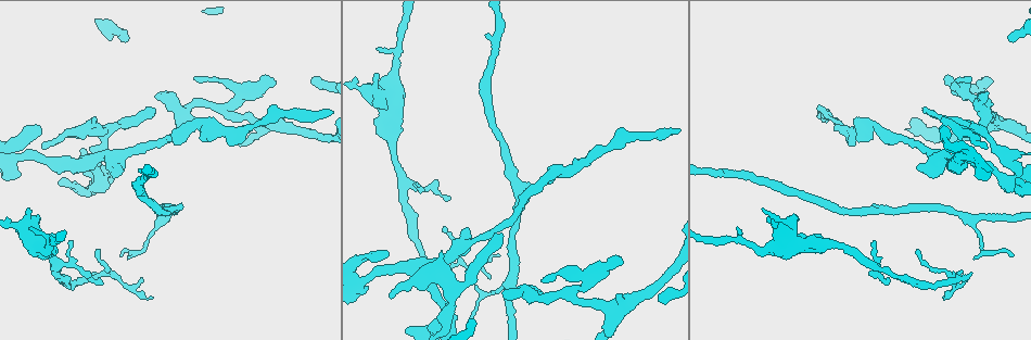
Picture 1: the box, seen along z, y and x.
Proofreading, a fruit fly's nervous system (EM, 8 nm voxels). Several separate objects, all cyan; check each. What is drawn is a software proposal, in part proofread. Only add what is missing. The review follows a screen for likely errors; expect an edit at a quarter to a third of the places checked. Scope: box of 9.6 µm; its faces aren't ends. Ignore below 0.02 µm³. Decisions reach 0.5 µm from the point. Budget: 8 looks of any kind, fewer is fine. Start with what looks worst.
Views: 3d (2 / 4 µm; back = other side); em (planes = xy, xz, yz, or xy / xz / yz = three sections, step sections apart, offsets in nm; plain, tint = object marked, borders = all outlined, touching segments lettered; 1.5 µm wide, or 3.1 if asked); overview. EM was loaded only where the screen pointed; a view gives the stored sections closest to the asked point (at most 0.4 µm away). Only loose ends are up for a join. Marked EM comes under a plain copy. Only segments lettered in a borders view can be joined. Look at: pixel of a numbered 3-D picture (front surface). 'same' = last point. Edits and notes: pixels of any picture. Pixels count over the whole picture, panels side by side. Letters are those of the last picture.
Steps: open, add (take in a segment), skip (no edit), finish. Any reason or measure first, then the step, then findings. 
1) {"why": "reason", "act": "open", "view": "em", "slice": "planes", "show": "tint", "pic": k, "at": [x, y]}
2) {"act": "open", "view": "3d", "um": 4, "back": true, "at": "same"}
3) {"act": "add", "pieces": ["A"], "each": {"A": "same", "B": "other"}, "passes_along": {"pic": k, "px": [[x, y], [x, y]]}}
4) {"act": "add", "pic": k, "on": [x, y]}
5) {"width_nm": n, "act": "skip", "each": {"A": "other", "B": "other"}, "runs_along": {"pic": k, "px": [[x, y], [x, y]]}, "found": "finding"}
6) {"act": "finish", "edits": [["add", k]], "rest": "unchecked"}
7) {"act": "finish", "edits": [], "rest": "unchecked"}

{"why": "an open end", "act": "open", "view": "em", "slice": "xz", "step": 4, "show": "borders", "pic": 1, "at": [473, 324]}

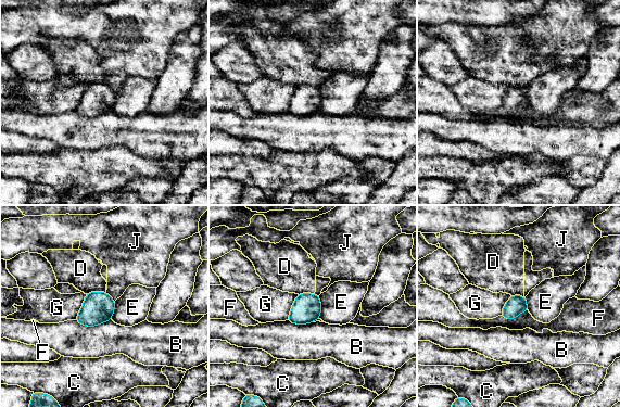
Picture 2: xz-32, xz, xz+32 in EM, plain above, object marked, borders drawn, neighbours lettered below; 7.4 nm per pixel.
{"why": "another direction", "act": "open", "view": "em", "slice": "planes", "show": "borders", "at": "same"}

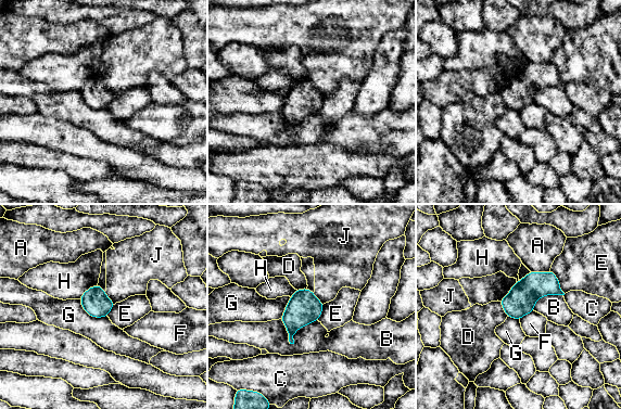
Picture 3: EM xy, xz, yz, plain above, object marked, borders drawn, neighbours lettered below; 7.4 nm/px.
{"act": "skip", "each": {"A": "other", "B": "other", "C": "other", "D": "other", "E": "other", "F": "other", "G": "other", "H": "other", "J": "other"}, "border": {"pic": 3, "px": [[549, 270], [565, 293]]}, "found": "none of them fits"}

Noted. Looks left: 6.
{"why": "branch stops here", "act": "open", "view": "em", "slice": "xz", "step": 8, "show": "tint", "pic": 1, "at": [943, 132]}

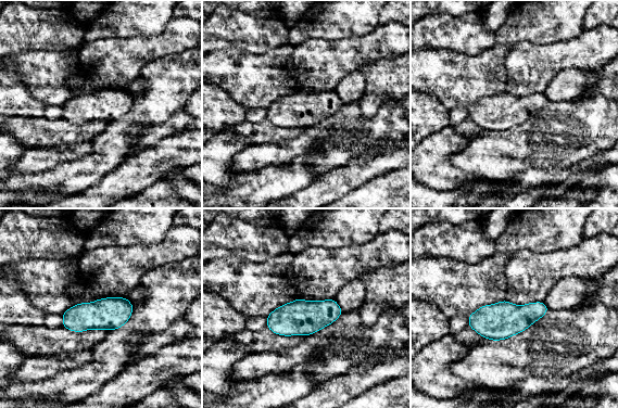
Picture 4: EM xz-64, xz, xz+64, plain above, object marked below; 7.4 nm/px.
{"act": "open", "view": "em", "slice": "planes", "show": "borders", "at": "same"}

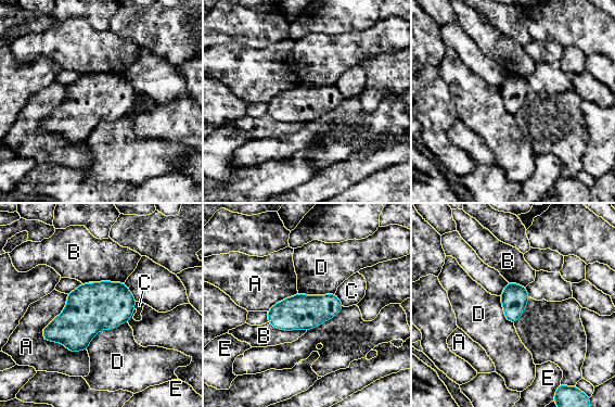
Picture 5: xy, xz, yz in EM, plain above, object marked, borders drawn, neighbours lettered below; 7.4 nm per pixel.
{"width_nm": 260, "act": "skip", "each": {"A": "other", "B": "other", "C": "other", "D": "other", "E": "other"}, "border": {"pic": 5, "px": [[127, 321], [102, 329], [87, 350]]}, "found": "no lettered segment goes on from it"}

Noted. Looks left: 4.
{"why": "thin end", "act": "open", "view": "3d", "um": 4, "pic": 1, "at": [618, 130]}

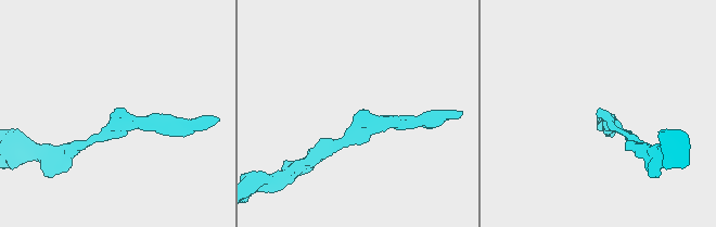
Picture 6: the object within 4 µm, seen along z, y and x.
{"why": "need the tissue", "act": "open", "view": "em", "slice": "planes", "show": "borders", "pic": 6, "at": [358, 111]}

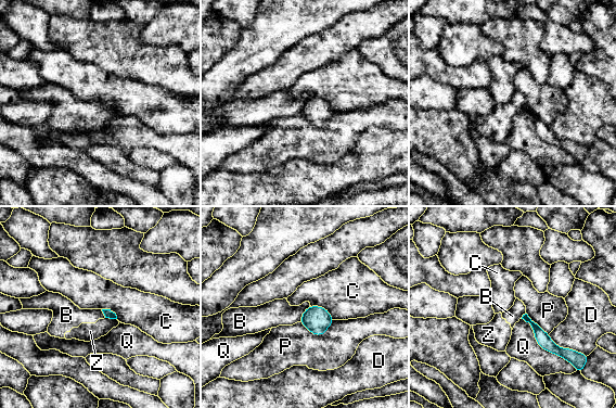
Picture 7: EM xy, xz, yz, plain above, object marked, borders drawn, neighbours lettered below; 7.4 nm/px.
{"act": "skip", "each": {"B": "other", "C": "other", "D": "other", "P": "other", "Q": "other", "Z": "other"}, "runs_along": {"pic": 7, "px": [[534, 324], [539, 334], [561, 353]]}, "found": "none of them fits"}

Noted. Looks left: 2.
{"act": "finish", "edits": [], "rest": "unchecked"}

